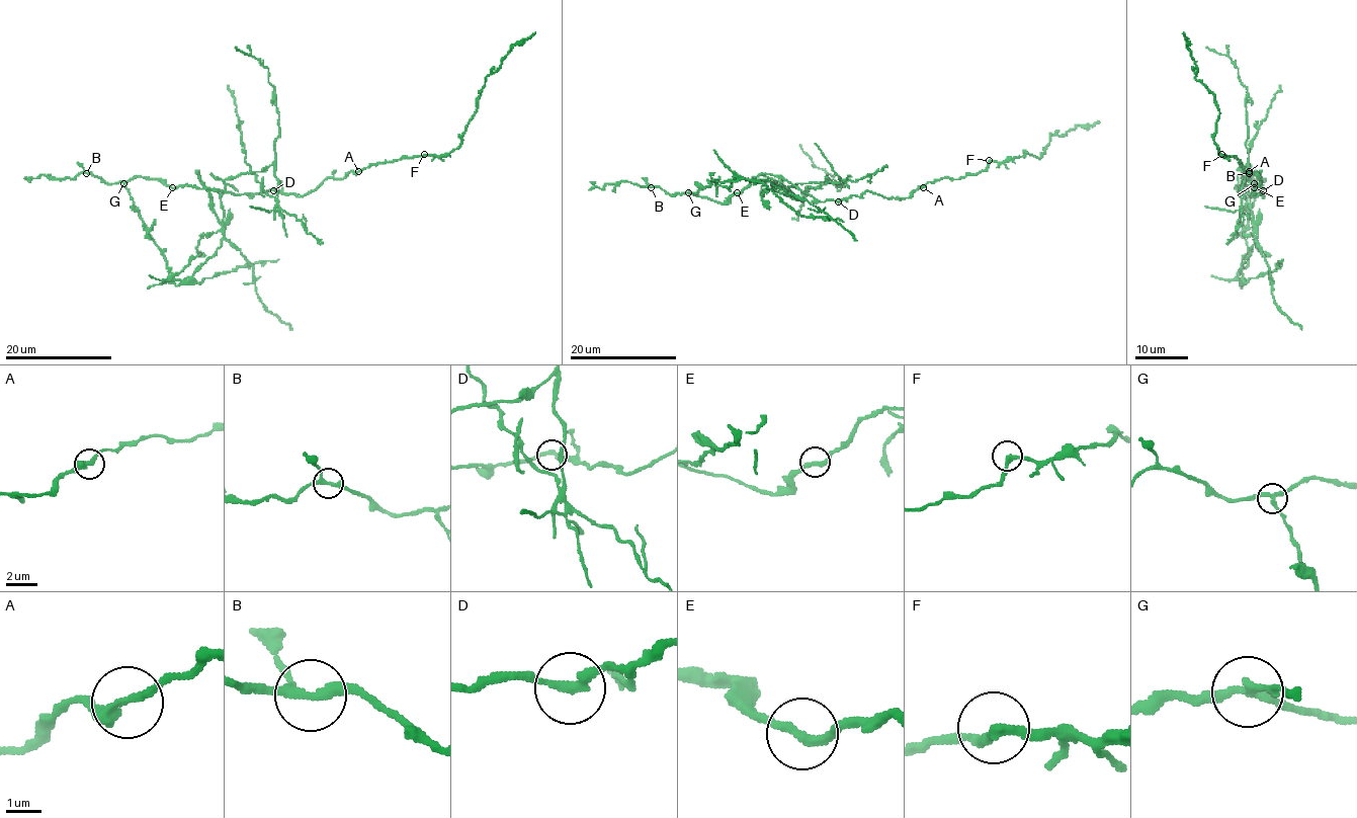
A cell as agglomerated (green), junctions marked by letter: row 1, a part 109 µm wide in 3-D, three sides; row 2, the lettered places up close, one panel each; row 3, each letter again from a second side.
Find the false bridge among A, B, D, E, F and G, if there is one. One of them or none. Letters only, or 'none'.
G

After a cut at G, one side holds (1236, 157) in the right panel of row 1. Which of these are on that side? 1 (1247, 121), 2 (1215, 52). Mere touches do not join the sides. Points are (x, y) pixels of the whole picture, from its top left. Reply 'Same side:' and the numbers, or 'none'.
Same side: none

